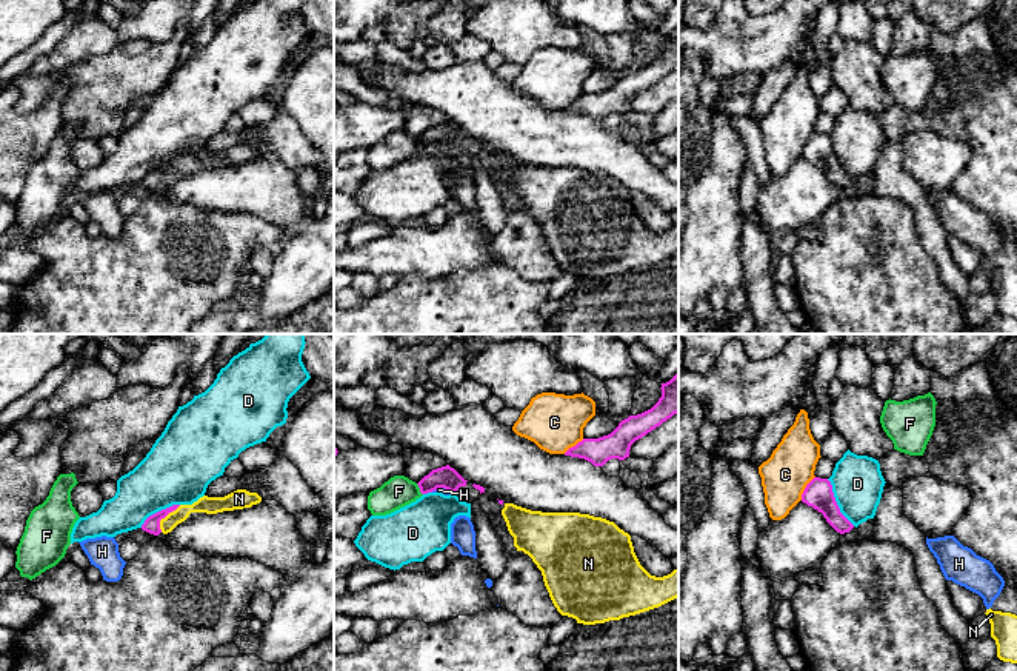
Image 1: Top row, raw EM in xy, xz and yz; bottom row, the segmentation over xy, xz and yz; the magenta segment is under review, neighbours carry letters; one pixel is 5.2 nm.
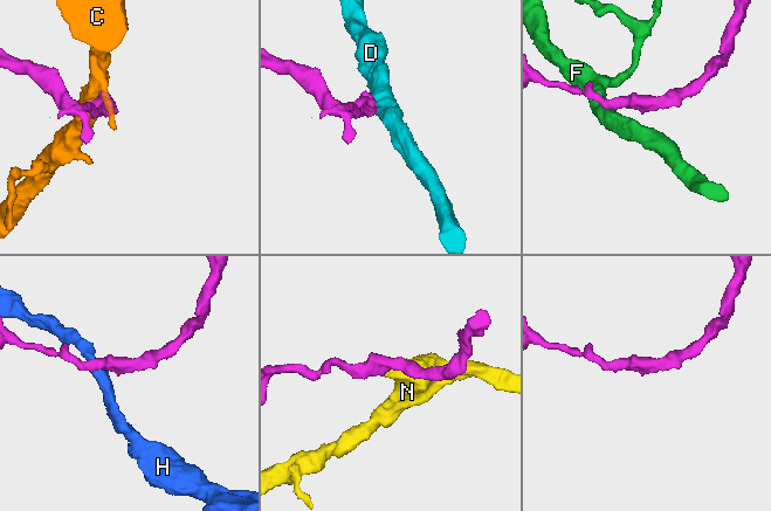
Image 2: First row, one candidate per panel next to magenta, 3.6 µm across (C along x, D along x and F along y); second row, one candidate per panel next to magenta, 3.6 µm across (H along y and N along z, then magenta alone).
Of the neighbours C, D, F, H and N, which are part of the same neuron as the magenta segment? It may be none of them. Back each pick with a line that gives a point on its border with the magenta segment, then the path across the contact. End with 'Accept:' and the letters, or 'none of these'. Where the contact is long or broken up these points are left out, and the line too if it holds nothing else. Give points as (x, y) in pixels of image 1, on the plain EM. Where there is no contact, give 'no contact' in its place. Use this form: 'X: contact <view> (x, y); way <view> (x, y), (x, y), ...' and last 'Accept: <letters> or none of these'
N: contact xy (165, 171); way xy (151, 180), (165, 171), (211, 160)
Accept: N

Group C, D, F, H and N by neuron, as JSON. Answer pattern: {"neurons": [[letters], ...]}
{"neurons": [["C"], ["D"], ["F"], ["H"], ["N"]]}

